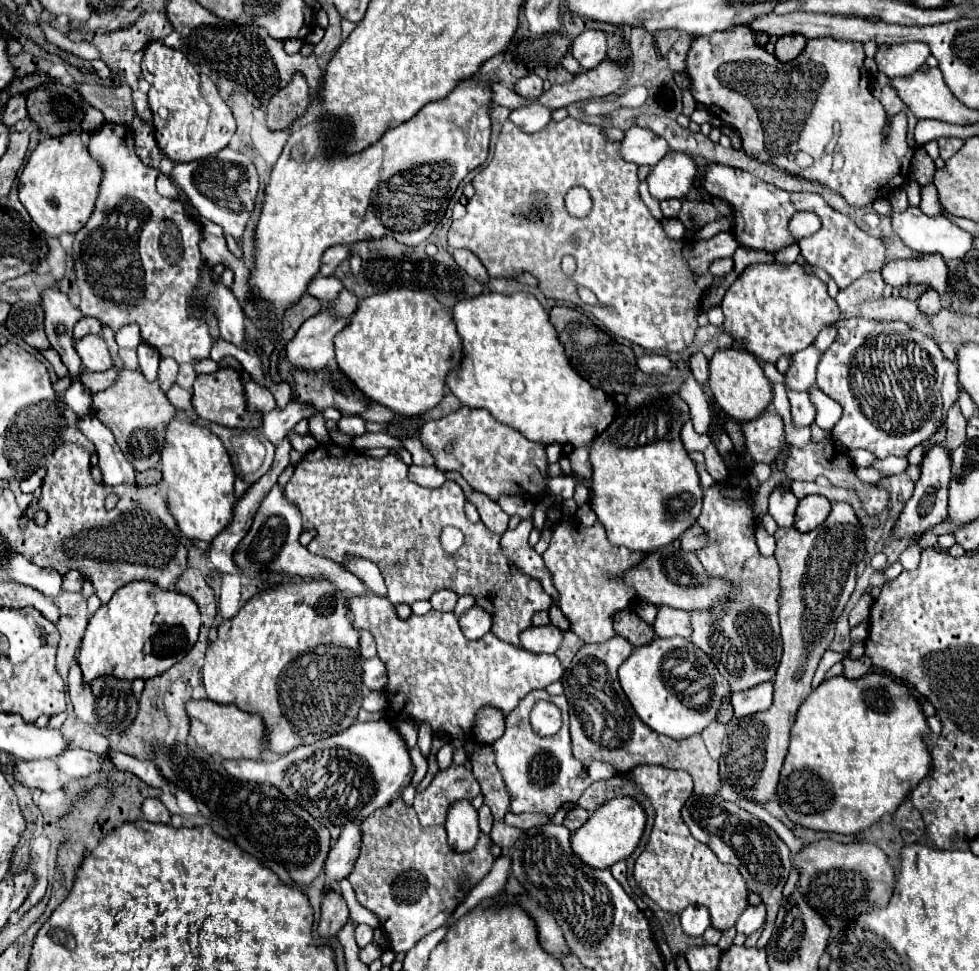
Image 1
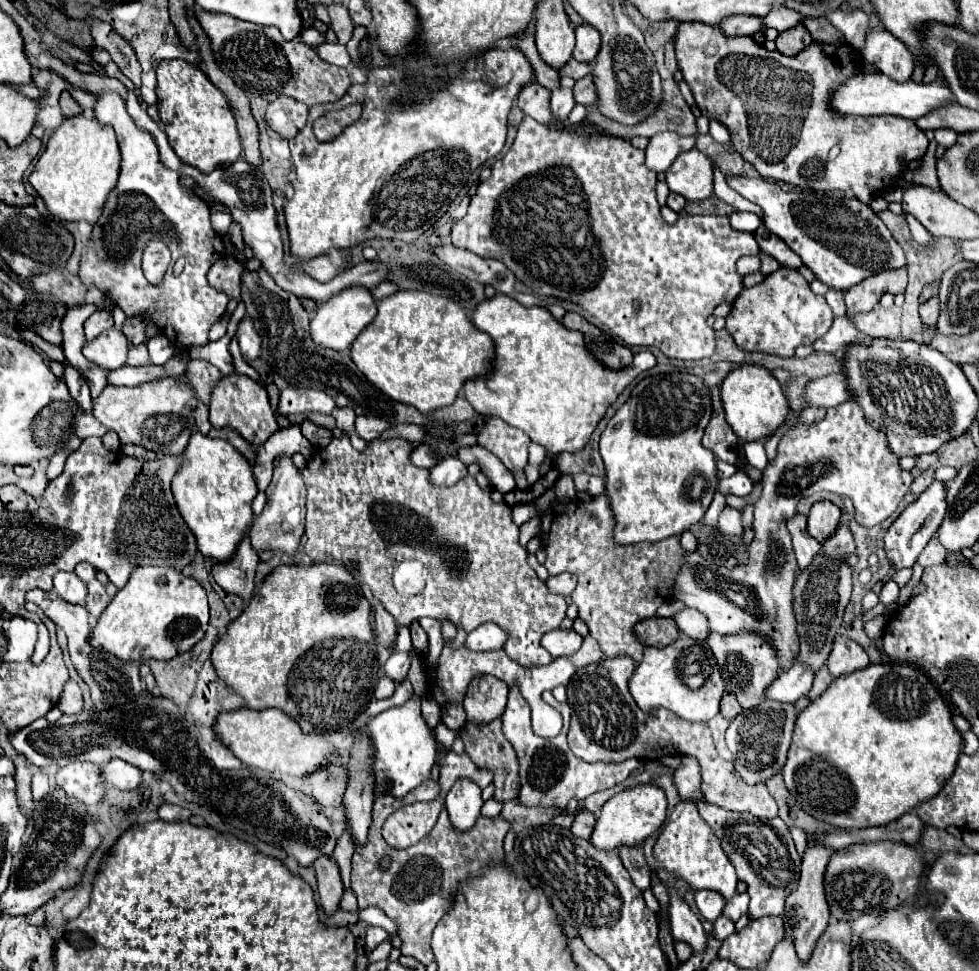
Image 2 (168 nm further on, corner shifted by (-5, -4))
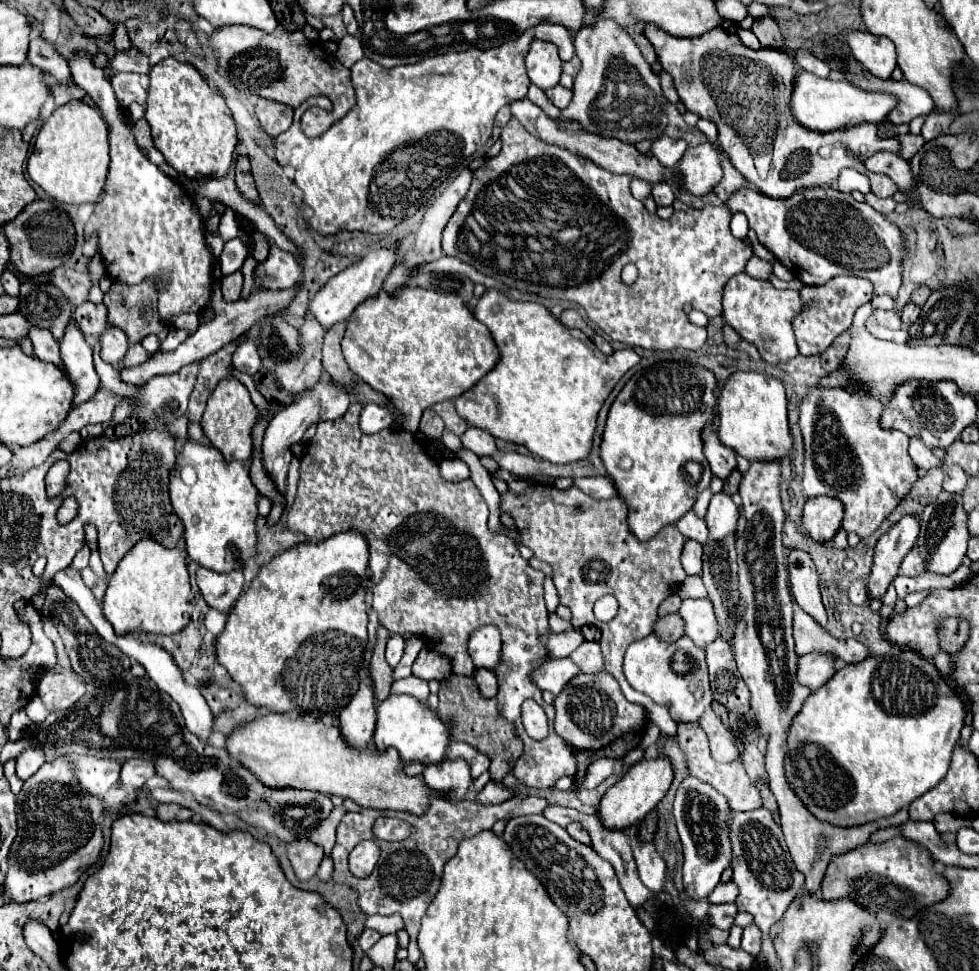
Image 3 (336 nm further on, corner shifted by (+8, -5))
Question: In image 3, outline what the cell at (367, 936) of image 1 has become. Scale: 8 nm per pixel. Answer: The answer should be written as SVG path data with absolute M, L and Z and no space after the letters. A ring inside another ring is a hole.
M364 929L364 933L360 935L360 947L362 947L364 951L368 951L378 939L380 939L380 933L378 933L378 931L374 931L374 929Z

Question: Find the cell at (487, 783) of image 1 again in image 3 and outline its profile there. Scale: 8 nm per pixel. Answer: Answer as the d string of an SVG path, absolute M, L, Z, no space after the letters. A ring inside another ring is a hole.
M454 675L450 681L440 683L440 717L444 723L450 725L452 731L452 741L464 741L476 751L488 755L490 759L490 779L494 783L500 783L516 763L516 759L522 753L522 743L514 735L514 727L504 721L504 717L496 709L496 699L484 699L470 677L460 677Z

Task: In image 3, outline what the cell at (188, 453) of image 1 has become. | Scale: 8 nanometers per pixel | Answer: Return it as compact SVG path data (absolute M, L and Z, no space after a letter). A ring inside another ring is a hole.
M186 441L182 451L176 457L174 471L170 471L170 503L180 521L184 523L184 541L186 551L192 561L196 561L200 567L212 569L216 573L242 569L246 561L254 555L256 549L256 499L258 489L254 487L248 467L240 461L226 461L222 459L222 453L212 445L202 445L198 441Z

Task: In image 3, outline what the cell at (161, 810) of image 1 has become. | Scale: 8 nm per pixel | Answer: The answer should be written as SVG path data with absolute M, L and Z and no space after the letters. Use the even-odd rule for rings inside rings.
M158 805L156 809L156 817L162 821L176 821L176 819L190 819L194 813L186 807L180 805Z

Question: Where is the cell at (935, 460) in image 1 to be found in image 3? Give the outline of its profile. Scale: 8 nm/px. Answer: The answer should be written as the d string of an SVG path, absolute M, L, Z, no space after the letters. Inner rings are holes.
M904 515L898 523L894 523L876 543L874 547L874 565L868 581L868 595L880 599L892 579L898 575L900 563L904 555L914 547L918 539L918 517Z

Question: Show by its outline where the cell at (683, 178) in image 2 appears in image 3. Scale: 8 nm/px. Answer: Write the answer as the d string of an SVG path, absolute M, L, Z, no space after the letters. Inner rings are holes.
M708 141L688 147L680 163L676 163L676 169L680 179L672 185L690 195L706 195L722 179L722 167L716 149Z

